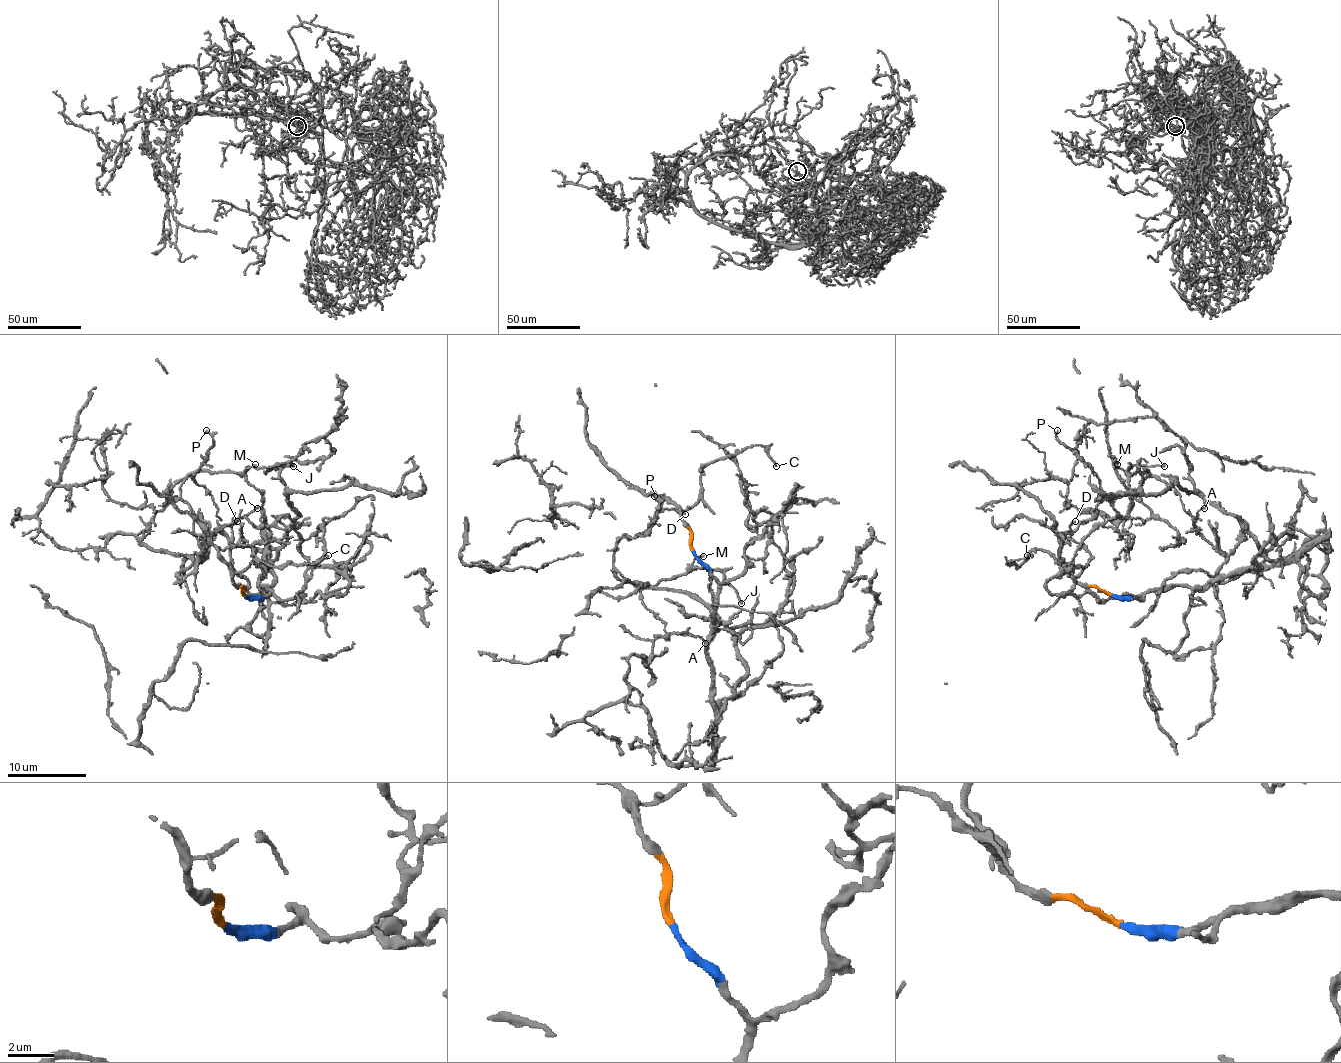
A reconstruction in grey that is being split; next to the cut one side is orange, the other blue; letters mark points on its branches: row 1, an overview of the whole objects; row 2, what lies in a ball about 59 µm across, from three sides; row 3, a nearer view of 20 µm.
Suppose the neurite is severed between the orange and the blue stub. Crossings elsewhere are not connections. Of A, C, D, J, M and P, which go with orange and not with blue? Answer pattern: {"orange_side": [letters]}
{"orange_side": ["C", "D", "J", "M", "P"]}

